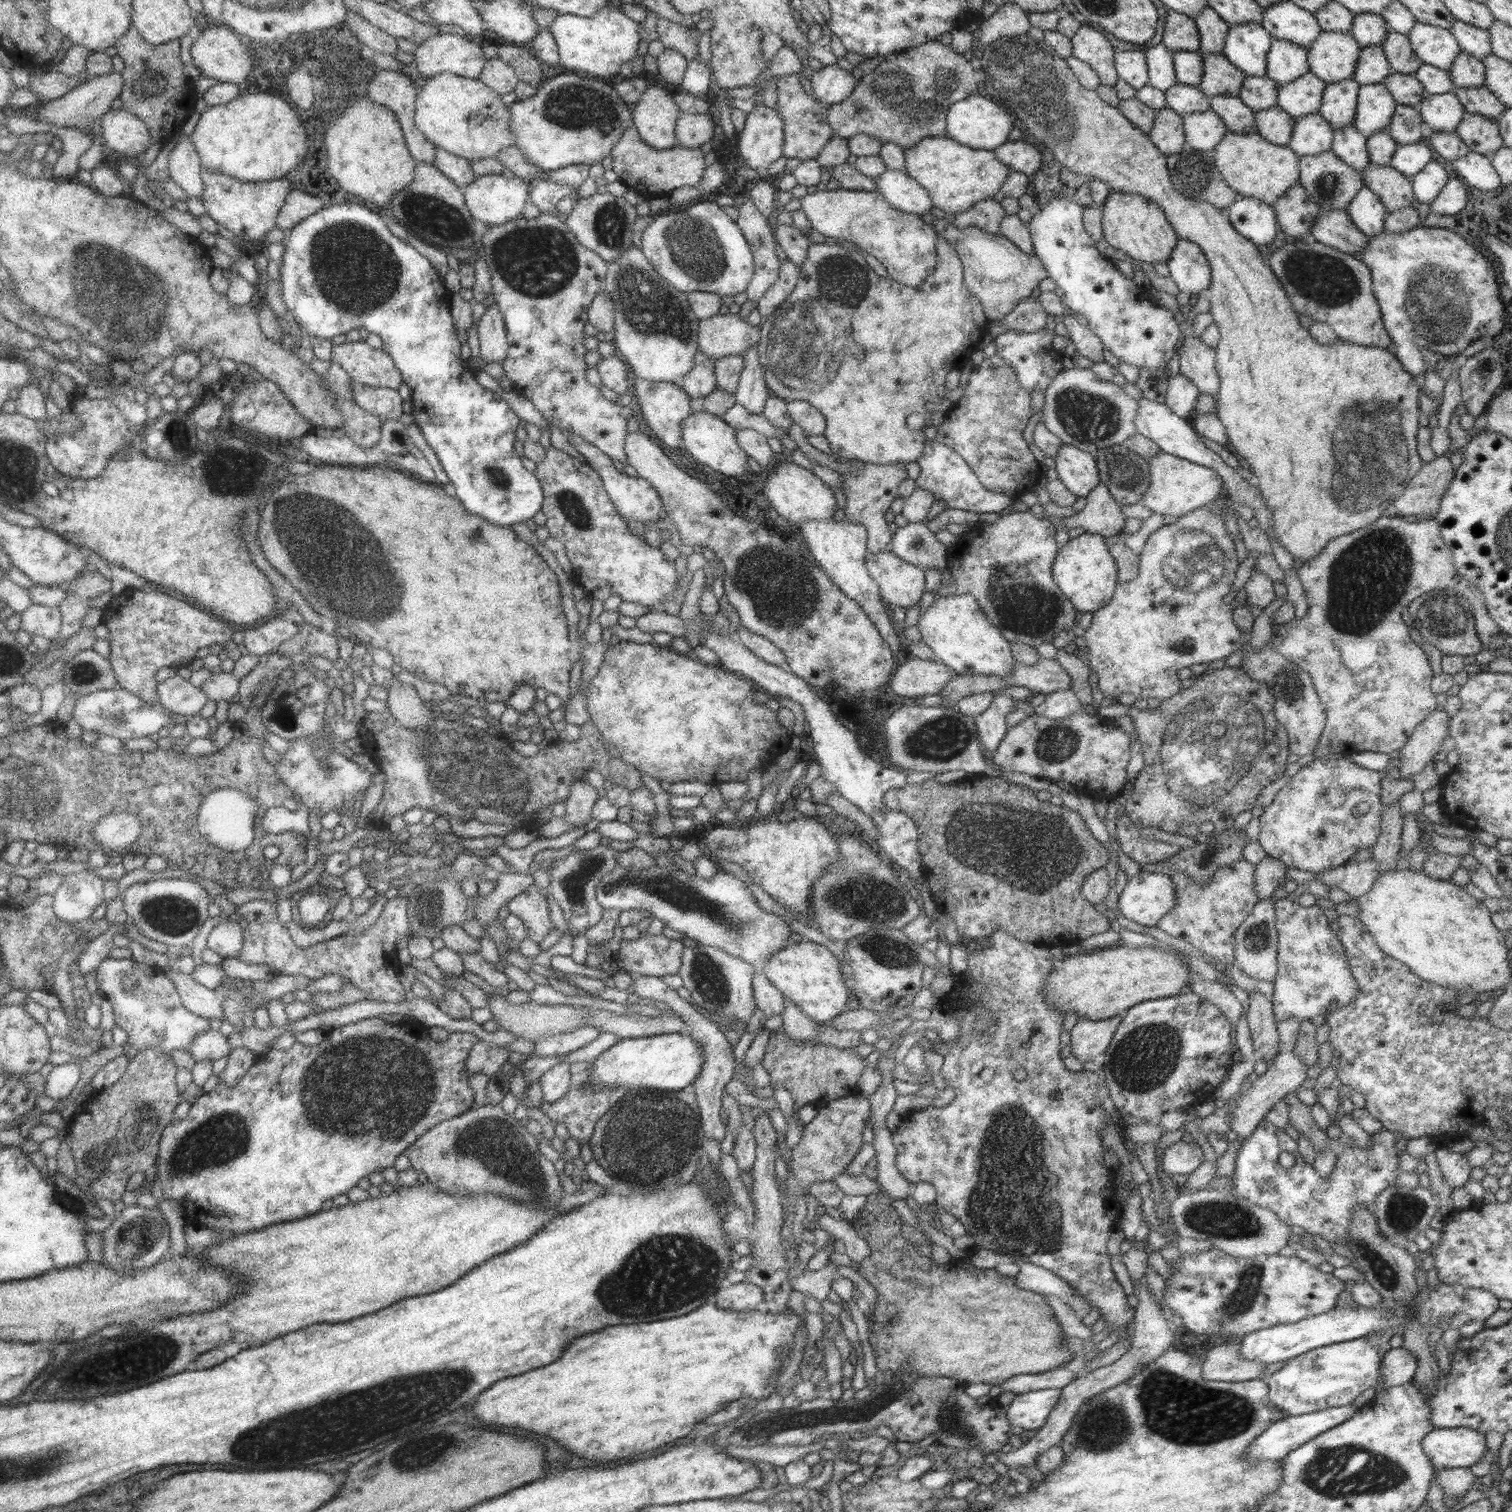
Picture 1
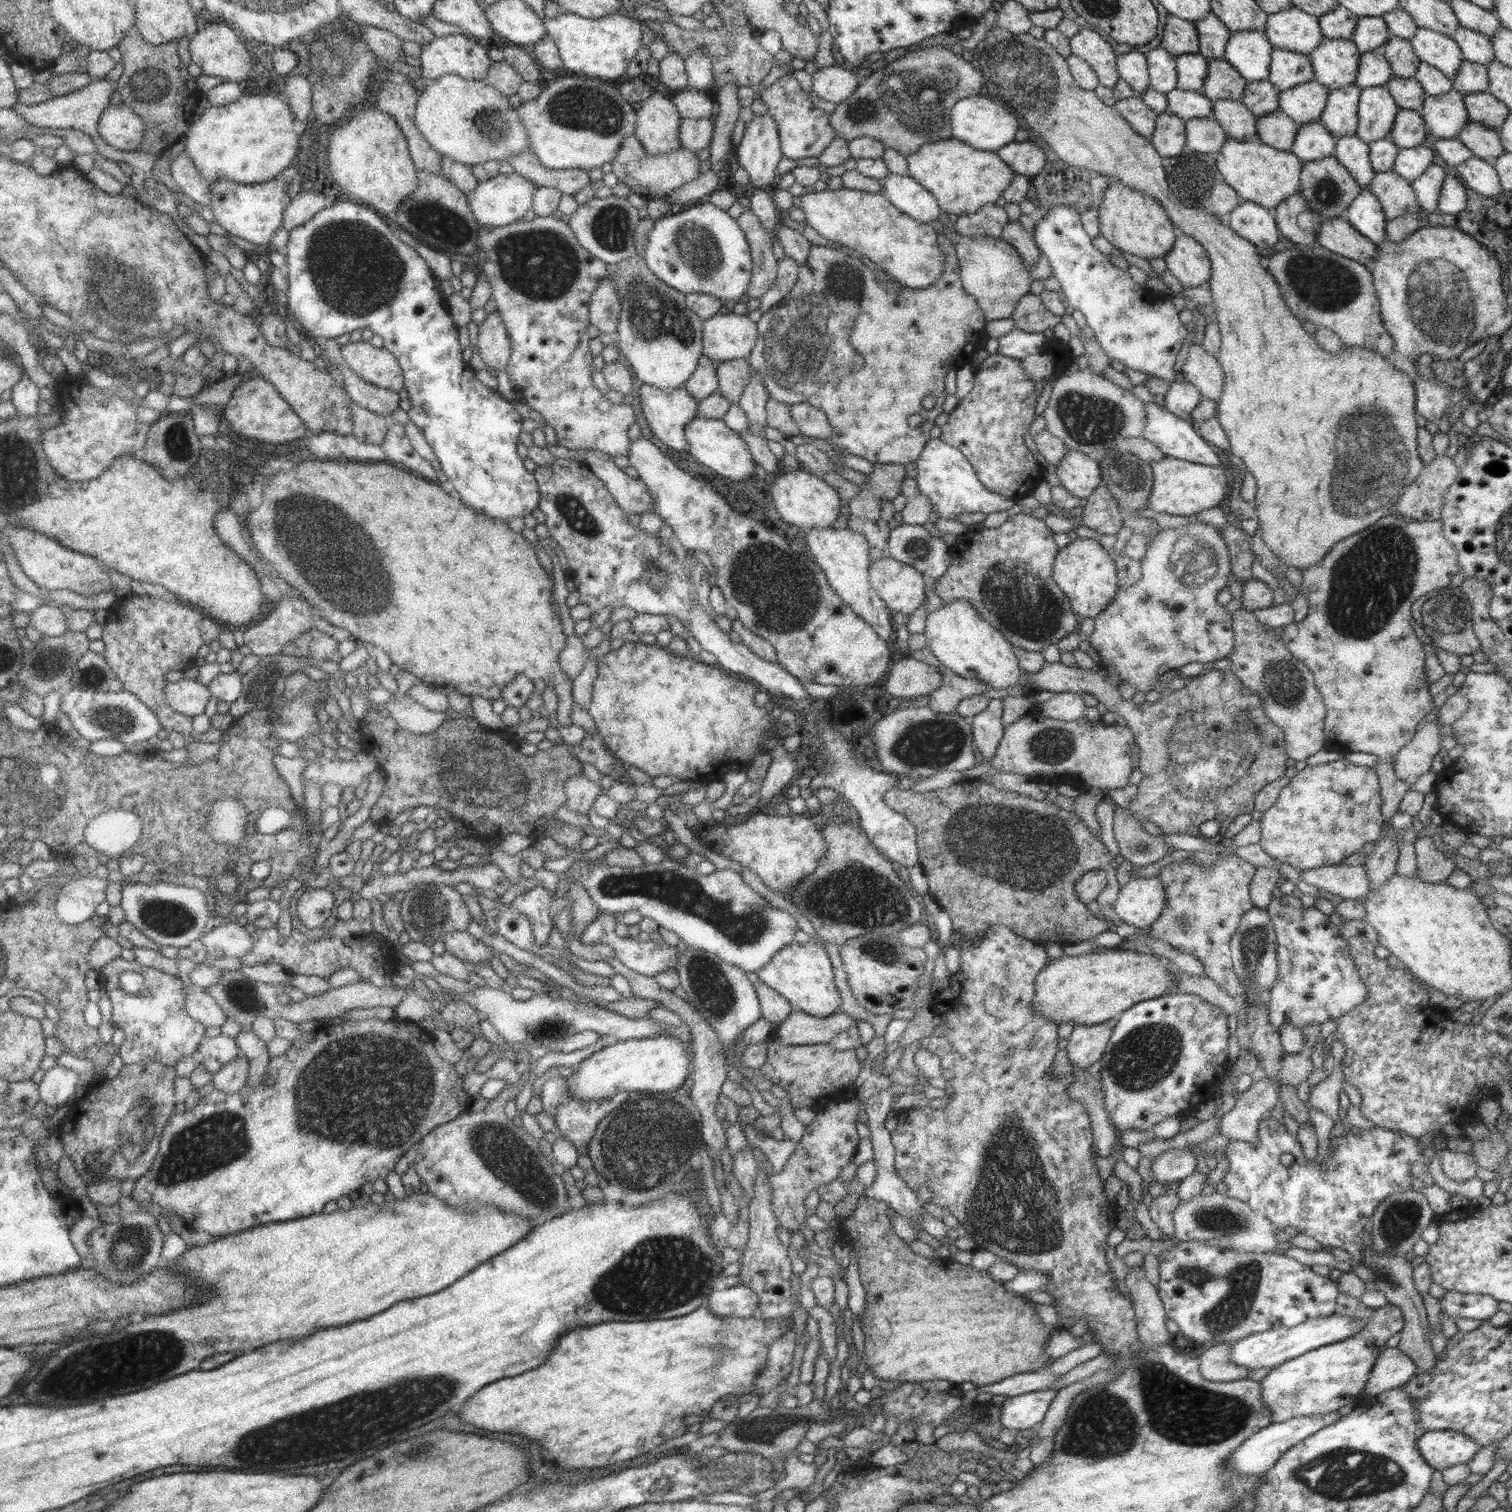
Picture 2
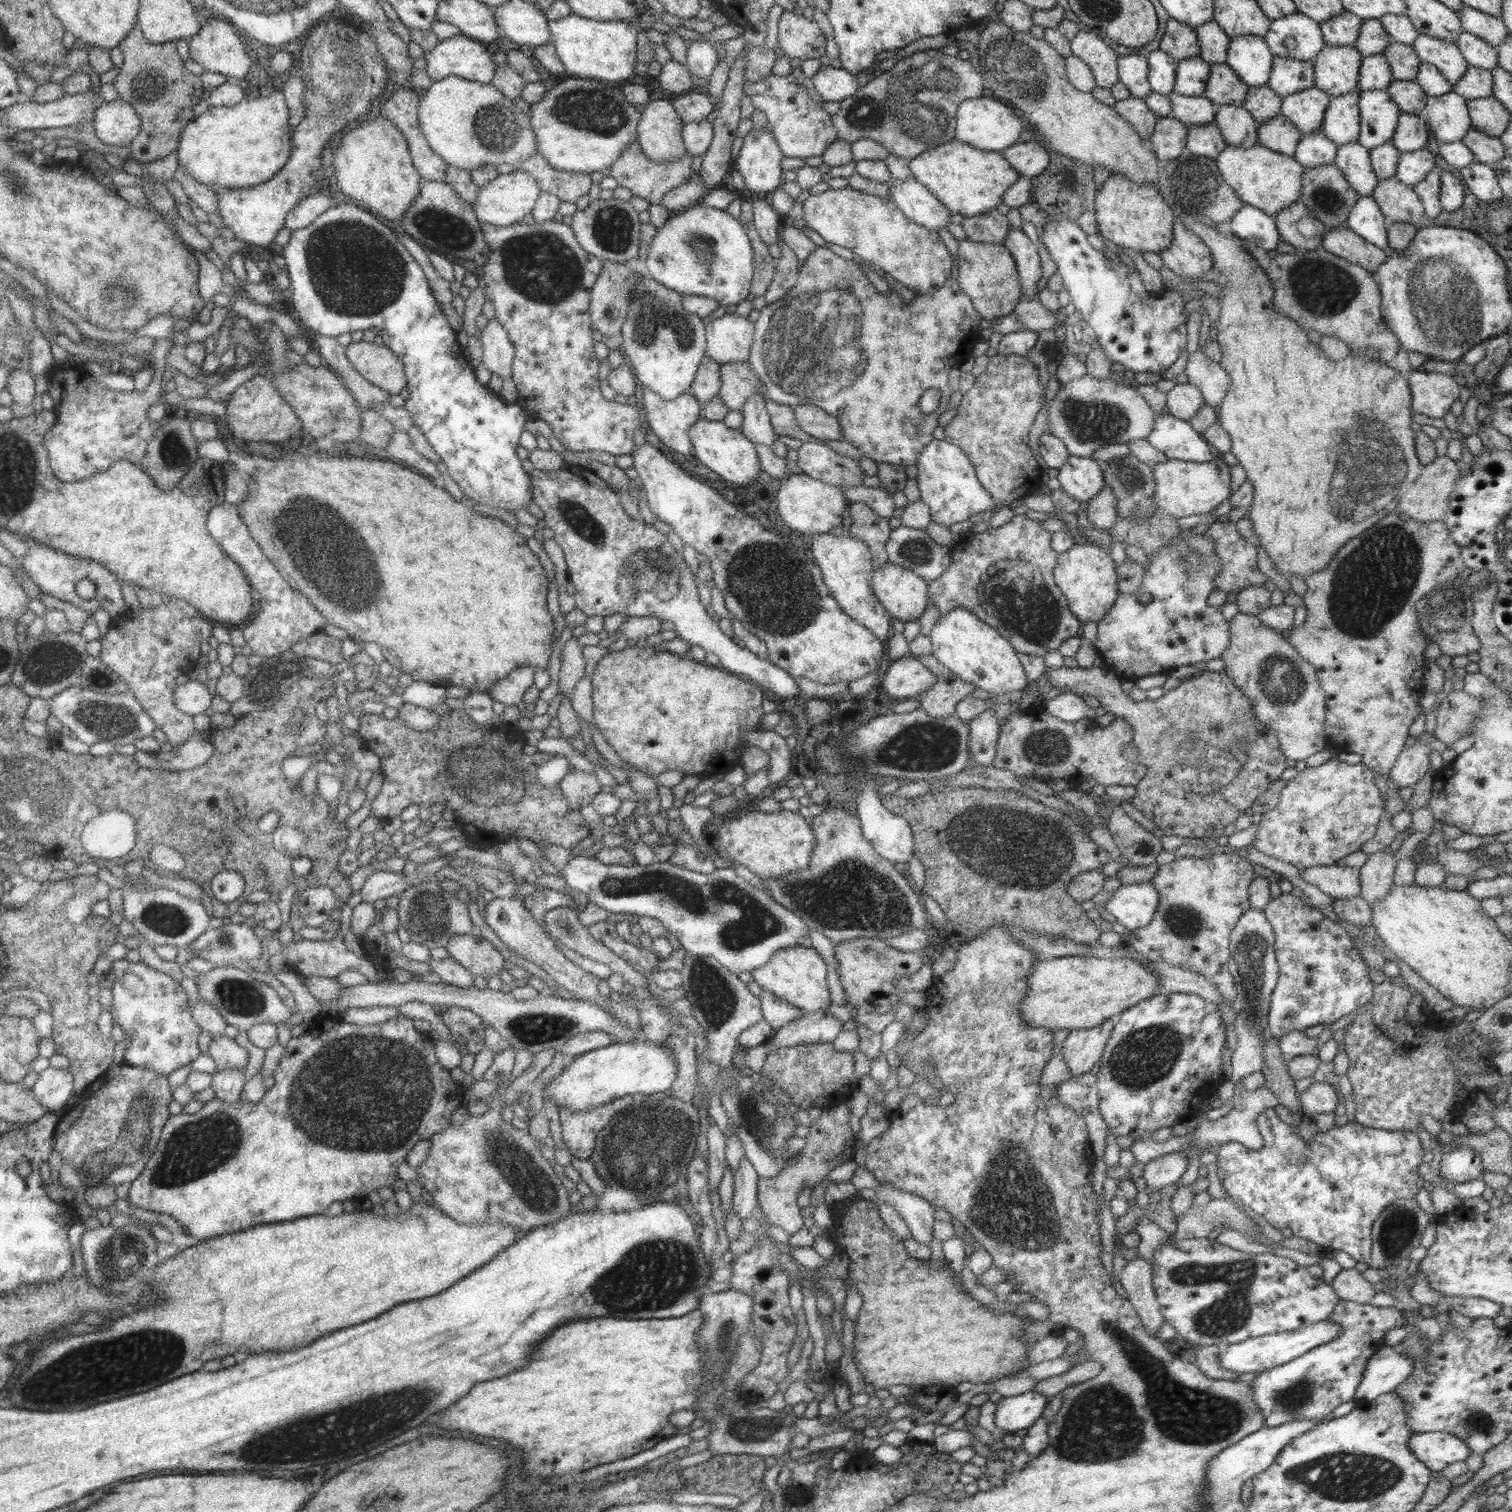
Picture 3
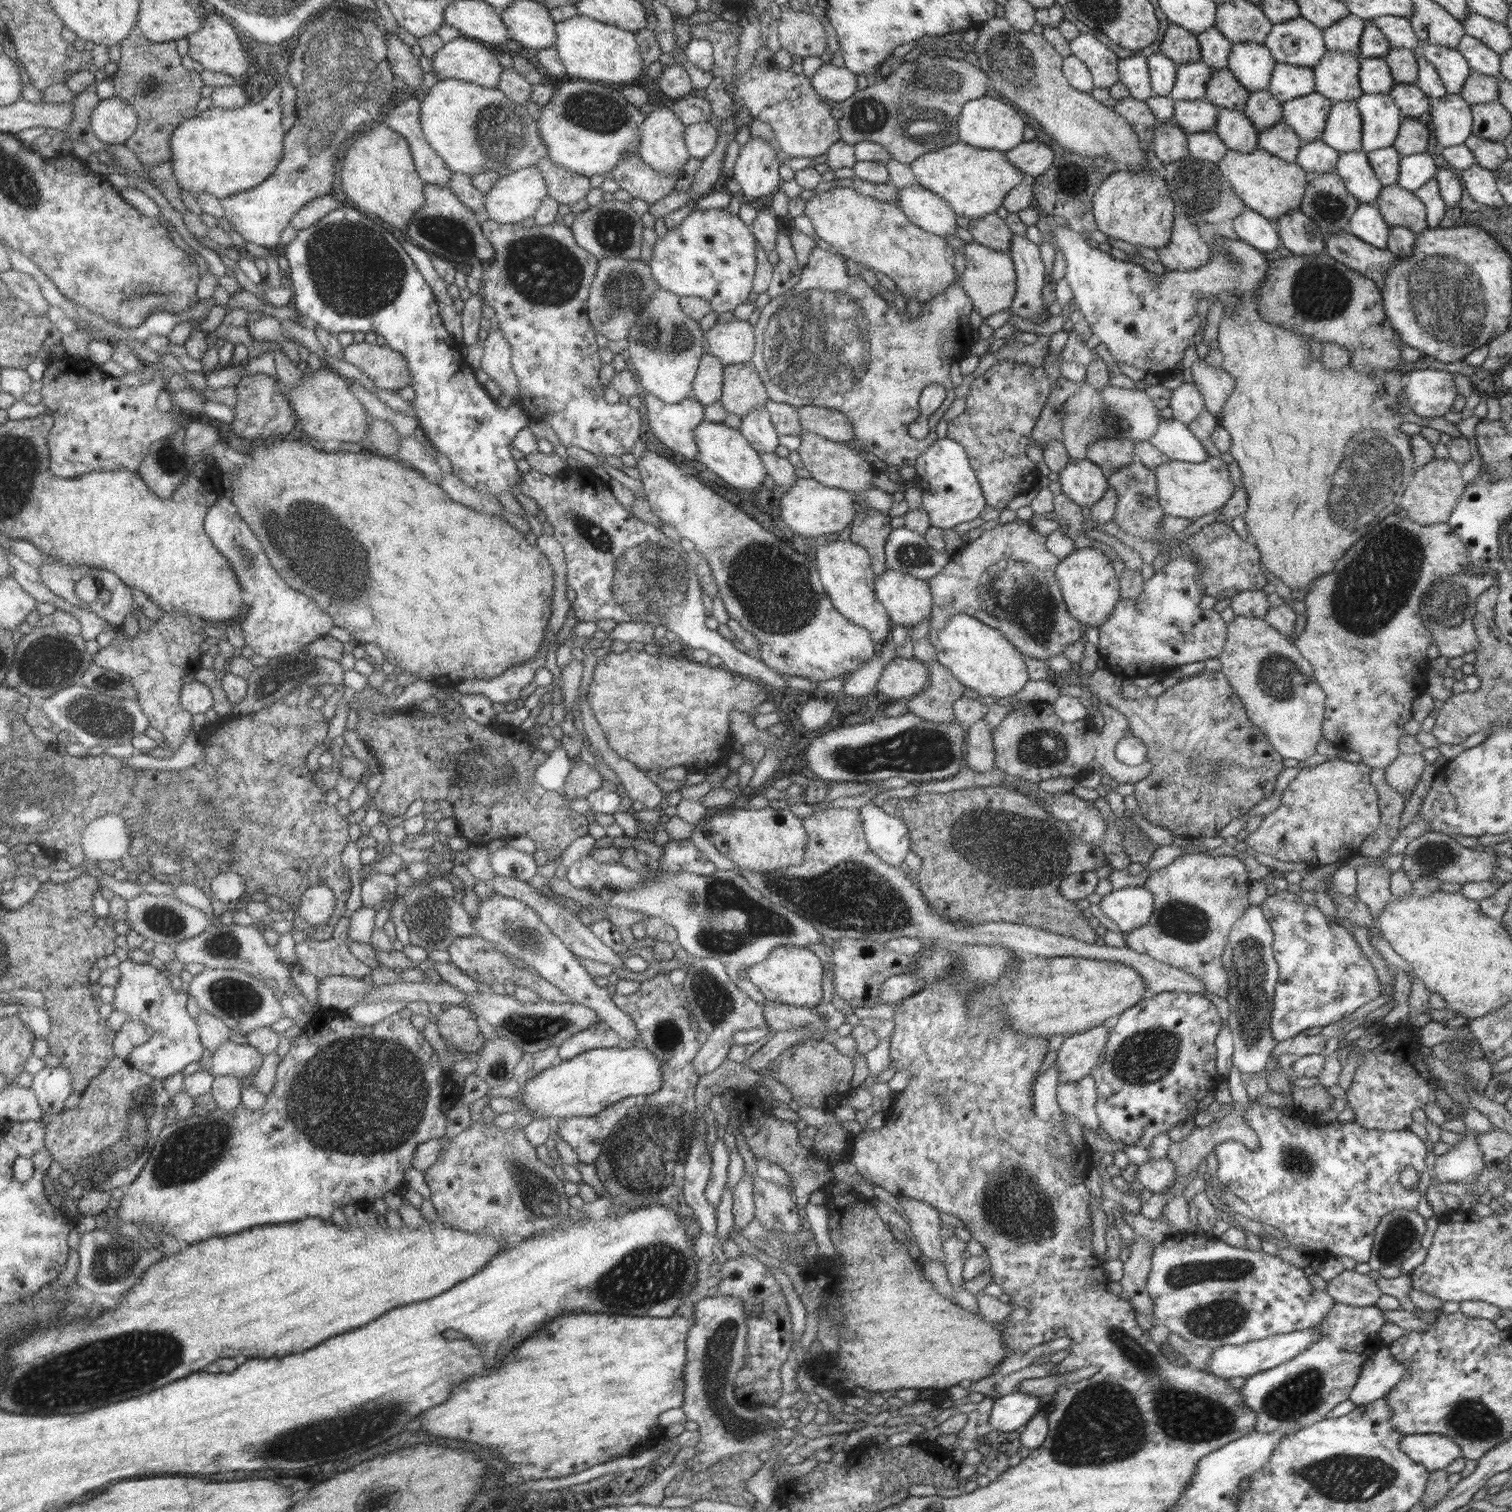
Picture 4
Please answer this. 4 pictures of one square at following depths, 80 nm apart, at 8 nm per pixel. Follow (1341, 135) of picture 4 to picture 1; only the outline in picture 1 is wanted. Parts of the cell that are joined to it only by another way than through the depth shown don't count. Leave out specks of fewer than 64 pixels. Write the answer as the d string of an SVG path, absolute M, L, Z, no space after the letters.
M1353 78L1325 85L1318 113L1333 130L1353 124L1359 87Z

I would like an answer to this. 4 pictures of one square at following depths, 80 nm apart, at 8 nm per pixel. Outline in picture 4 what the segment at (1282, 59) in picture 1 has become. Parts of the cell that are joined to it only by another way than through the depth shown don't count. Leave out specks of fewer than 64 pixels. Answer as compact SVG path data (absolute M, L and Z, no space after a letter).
M1276 62L1266 91L1281 103L1309 94L1314 91L1313 69Z

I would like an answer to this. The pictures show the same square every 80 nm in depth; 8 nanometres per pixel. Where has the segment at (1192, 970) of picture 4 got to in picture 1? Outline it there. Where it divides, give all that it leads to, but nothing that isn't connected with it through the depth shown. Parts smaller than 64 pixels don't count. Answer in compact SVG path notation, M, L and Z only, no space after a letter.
M1237 860L1216 870L1210 881L1202 885L1179 872L1167 872L1166 875L1171 879L1174 888L1175 904L1157 921L1156 927L1173 938L1180 938L1191 944L1201 954L1209 956L1212 965L1225 973L1224 966L1234 965L1233 931L1259 901L1257 894L1254 893L1254 867L1245 860Z

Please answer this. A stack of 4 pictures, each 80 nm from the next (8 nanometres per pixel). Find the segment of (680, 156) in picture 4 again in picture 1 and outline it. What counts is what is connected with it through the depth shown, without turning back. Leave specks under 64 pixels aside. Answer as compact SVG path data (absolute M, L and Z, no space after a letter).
M647 87L631 113L632 124L639 138L651 148L663 149L677 145L674 128L680 115L668 87Z

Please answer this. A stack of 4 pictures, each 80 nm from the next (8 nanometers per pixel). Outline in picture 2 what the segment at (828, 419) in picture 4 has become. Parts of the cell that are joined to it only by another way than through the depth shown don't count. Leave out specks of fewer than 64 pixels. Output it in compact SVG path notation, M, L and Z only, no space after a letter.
M806 402L790 405L790 416L803 437L822 438L828 440L833 435L825 413Z

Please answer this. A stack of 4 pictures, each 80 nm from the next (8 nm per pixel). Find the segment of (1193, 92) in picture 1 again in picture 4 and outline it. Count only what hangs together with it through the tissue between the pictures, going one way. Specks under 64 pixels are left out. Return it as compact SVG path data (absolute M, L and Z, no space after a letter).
M1205 98L1191 102L1174 100L1174 113L1171 121L1186 133L1209 132L1214 128L1220 109Z

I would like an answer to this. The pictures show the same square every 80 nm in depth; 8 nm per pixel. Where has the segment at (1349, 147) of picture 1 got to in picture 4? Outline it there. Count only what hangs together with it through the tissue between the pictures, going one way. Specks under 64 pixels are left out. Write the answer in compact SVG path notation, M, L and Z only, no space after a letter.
M1339 152L1334 171L1358 203L1375 204L1382 184L1371 169L1365 152Z

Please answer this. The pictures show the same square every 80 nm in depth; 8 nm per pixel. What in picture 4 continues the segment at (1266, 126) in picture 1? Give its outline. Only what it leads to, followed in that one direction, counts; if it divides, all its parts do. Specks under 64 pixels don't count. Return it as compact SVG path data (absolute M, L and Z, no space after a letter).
M1283 120L1258 133L1257 146L1285 162L1296 163L1295 158L1303 145L1304 142L1300 141Z

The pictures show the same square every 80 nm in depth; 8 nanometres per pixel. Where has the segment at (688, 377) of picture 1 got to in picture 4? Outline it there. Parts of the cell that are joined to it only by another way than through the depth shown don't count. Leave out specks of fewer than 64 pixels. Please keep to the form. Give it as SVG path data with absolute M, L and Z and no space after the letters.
M705 353L699 362L690 396L704 407L715 401L720 401L723 368L724 365L709 353Z

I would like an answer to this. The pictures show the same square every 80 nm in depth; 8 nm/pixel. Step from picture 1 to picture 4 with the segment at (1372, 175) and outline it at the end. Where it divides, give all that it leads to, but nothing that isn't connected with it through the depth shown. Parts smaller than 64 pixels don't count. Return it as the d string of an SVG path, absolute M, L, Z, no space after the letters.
M1397 184L1382 186L1375 205L1389 228L1403 226L1417 235L1427 227L1423 203Z

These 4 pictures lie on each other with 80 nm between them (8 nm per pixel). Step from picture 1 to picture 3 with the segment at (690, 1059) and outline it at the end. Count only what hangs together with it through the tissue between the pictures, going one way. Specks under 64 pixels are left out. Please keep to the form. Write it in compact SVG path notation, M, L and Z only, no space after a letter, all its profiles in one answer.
M640 1038L628 1043L612 1042L564 1063L561 1072L542 1086L542 1100L550 1100L559 1109L585 1112L626 1094L664 1093L673 1082L675 1073L674 1056L662 1044L649 1044Z

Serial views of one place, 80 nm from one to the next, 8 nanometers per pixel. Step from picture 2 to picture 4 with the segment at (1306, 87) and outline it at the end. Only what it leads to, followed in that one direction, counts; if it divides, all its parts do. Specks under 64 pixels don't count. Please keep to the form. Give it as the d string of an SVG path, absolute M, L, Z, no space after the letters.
M1315 91L1282 103L1282 120L1301 142L1321 138L1332 102Z

